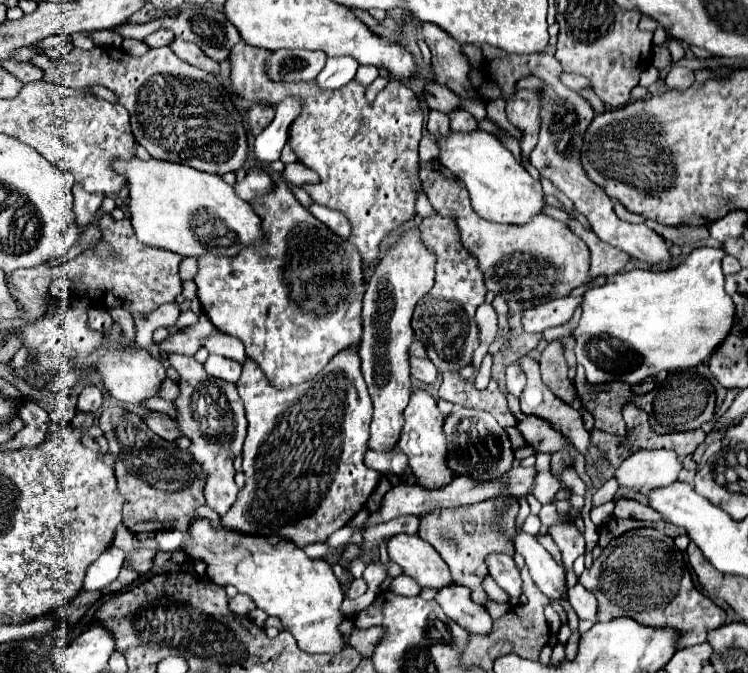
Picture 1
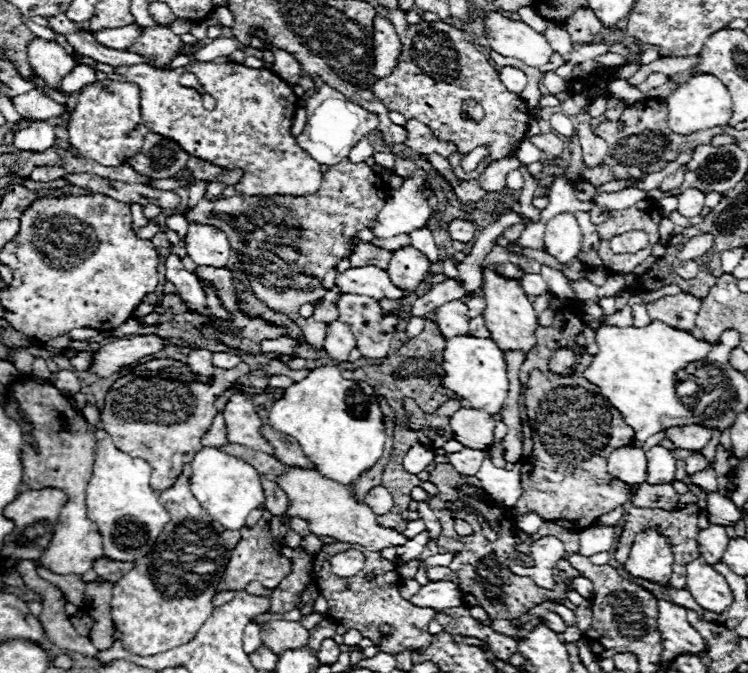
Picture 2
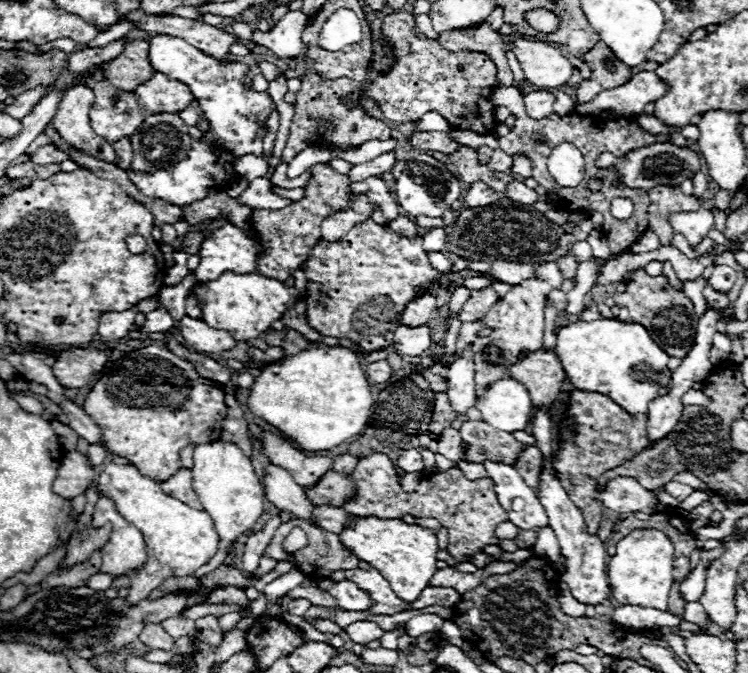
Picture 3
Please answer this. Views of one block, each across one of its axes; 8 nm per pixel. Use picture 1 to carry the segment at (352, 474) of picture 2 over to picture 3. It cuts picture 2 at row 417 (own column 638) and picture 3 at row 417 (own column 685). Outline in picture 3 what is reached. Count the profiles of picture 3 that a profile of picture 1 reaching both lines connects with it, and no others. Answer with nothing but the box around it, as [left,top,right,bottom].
[248,346,372,452]

